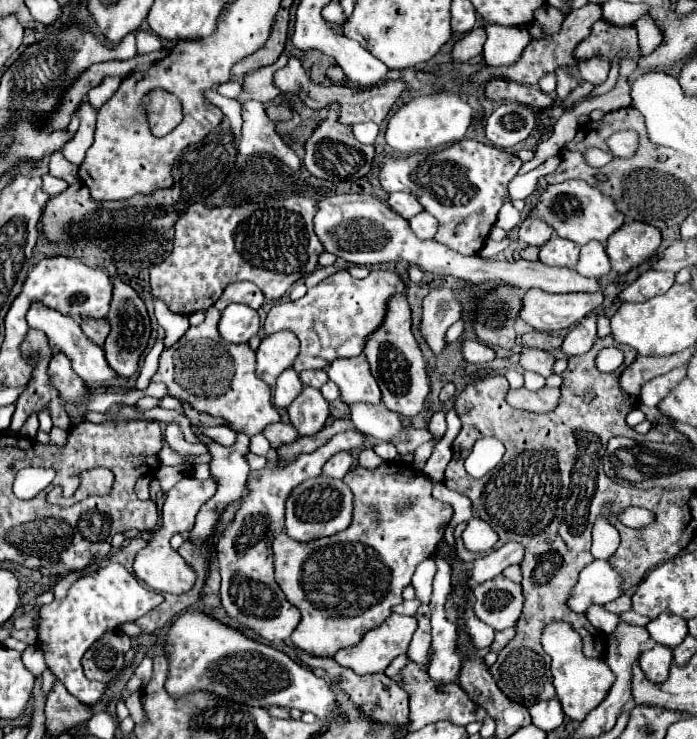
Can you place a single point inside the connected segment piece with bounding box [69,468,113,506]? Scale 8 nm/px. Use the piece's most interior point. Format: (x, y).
(95, 481)

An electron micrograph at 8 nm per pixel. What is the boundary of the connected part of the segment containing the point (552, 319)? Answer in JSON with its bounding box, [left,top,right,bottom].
[521,290,603,332]

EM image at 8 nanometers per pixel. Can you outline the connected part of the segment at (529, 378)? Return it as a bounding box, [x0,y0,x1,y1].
[525,372,545,390]

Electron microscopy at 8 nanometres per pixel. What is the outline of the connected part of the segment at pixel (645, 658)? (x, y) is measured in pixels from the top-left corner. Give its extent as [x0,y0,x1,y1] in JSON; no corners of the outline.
[639,644,673,682]

